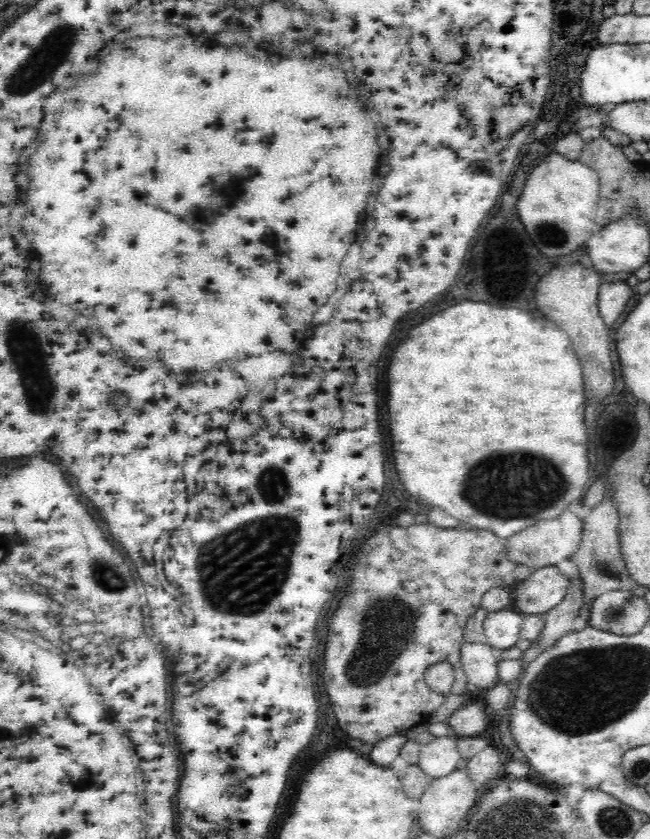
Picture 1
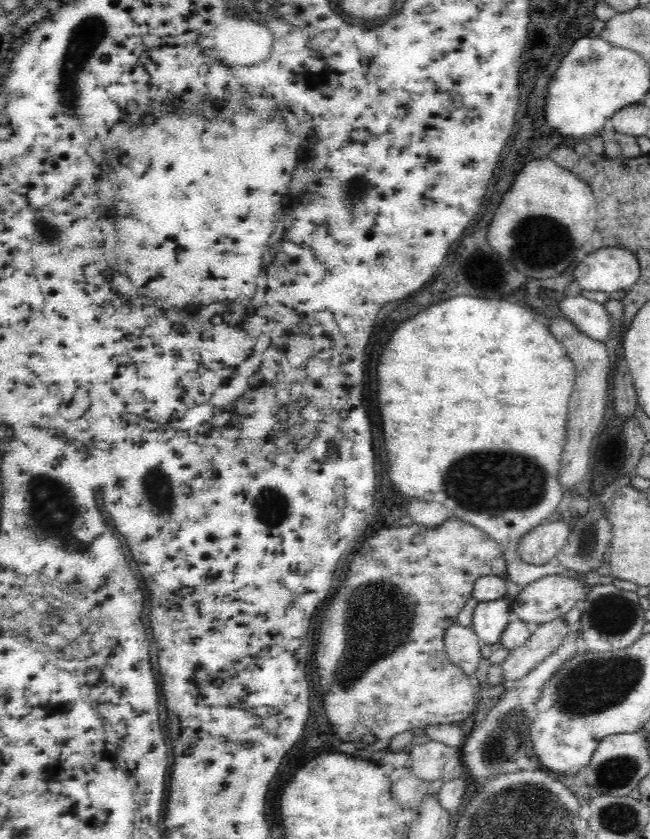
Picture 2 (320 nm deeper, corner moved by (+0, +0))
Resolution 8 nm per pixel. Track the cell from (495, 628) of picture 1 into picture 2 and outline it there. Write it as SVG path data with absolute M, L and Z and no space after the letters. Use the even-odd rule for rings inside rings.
M507 596L488 602L477 601L470 626L481 645L492 644L496 647L511 617L511 603Z

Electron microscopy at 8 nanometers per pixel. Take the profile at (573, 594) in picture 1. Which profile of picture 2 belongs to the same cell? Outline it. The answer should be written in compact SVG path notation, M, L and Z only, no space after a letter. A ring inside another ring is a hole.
M563 617L535 627L529 639L522 646L510 650L501 662L502 682L515 681L526 676L535 665L560 646L562 638L568 632L570 628Z

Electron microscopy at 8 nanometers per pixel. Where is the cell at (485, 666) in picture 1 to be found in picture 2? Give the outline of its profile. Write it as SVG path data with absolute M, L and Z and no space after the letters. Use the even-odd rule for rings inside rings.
M454 622L444 632L444 650L452 664L459 666L467 675L475 674L480 662L481 644L471 626Z

